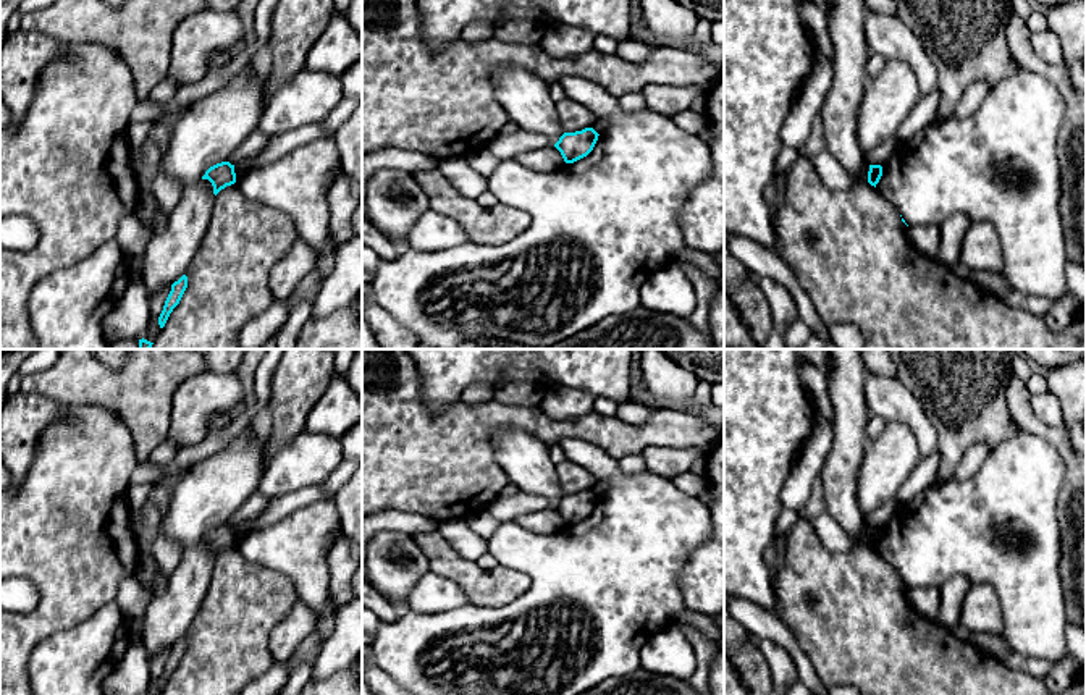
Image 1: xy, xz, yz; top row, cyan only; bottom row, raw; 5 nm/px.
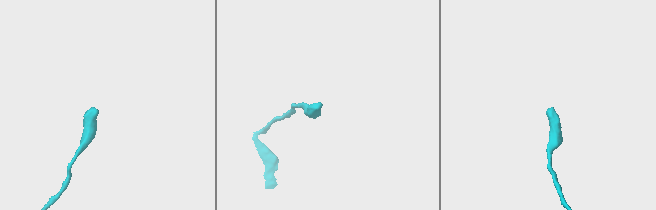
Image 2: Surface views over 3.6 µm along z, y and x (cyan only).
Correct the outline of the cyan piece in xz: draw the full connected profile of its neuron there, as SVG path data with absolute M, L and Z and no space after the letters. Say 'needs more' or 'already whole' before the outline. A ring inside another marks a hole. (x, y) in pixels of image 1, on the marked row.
already whole; M585 128L575 133L564 133L554 147L561 152L566 163L574 163L593 150L598 136L600 134L593 128Z

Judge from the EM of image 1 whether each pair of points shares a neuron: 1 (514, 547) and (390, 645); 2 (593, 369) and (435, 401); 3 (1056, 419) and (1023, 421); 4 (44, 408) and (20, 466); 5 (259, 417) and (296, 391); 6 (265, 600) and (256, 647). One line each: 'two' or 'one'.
1: one
2: one
3: two
4: one
5: two
6: one

